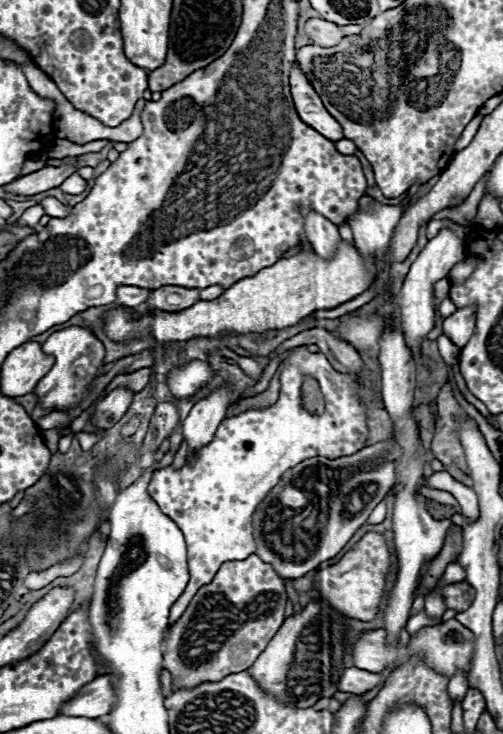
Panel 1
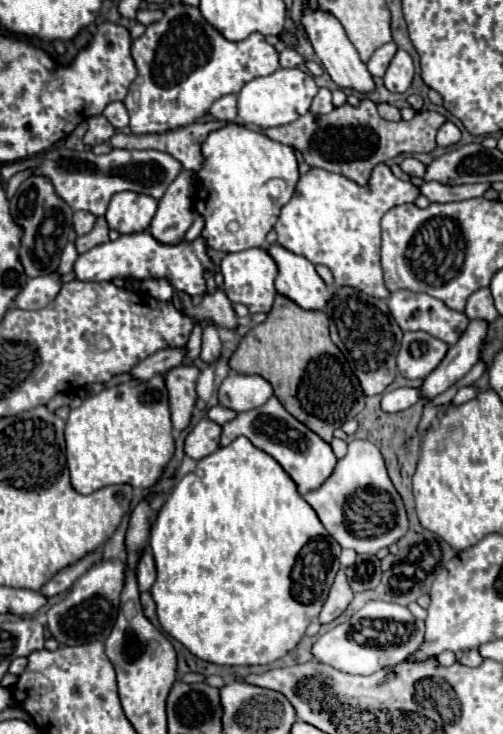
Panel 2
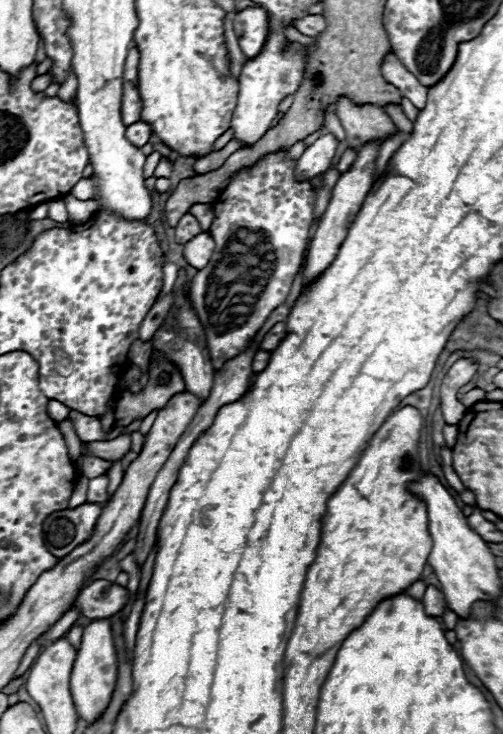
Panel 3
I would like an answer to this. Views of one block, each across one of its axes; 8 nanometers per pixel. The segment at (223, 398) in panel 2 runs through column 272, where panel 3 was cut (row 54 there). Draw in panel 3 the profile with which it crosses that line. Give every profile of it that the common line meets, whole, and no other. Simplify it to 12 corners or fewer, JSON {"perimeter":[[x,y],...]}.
{"perimeter":[[392,52],[382,76],[418,110],[426,106],[422,86]]}

